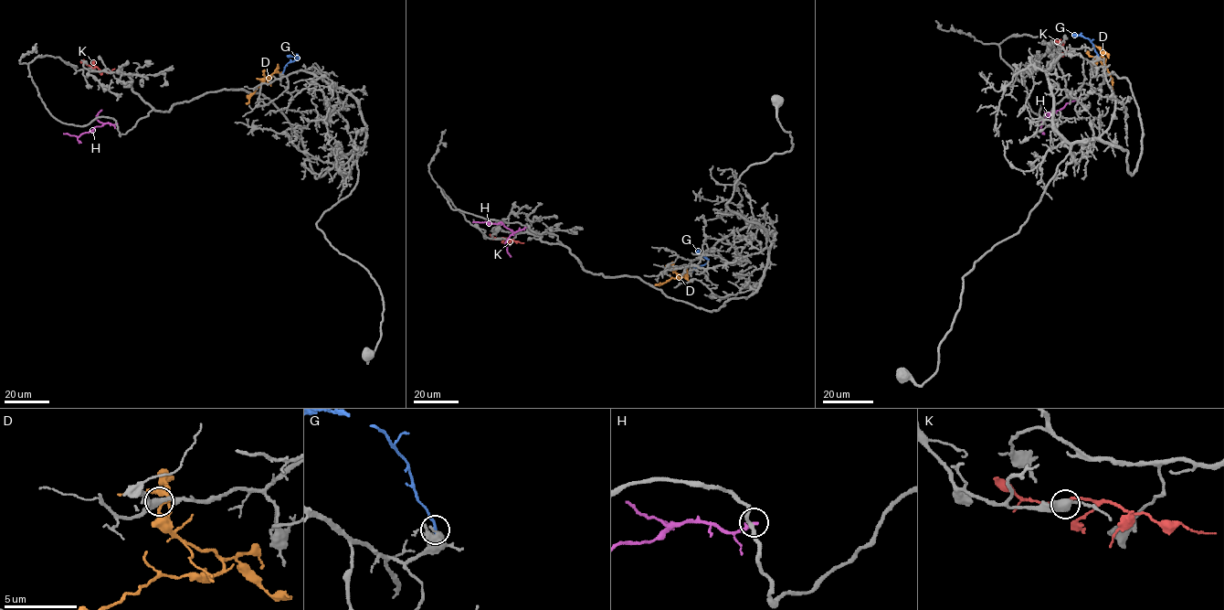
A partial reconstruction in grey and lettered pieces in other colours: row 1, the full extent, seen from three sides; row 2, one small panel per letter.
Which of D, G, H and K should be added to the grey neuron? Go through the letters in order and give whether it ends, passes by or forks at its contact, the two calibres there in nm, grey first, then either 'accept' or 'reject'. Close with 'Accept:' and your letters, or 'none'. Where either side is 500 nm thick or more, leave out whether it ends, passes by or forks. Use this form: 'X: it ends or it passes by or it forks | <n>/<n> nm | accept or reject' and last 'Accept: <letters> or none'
D: it passes by | 400/170 nm | reject
G: it ends | 400/220 nm | reject
H: it ends | 260/280 nm | reject
K: it passes by | 360/160 nm | reject
Accept: none

